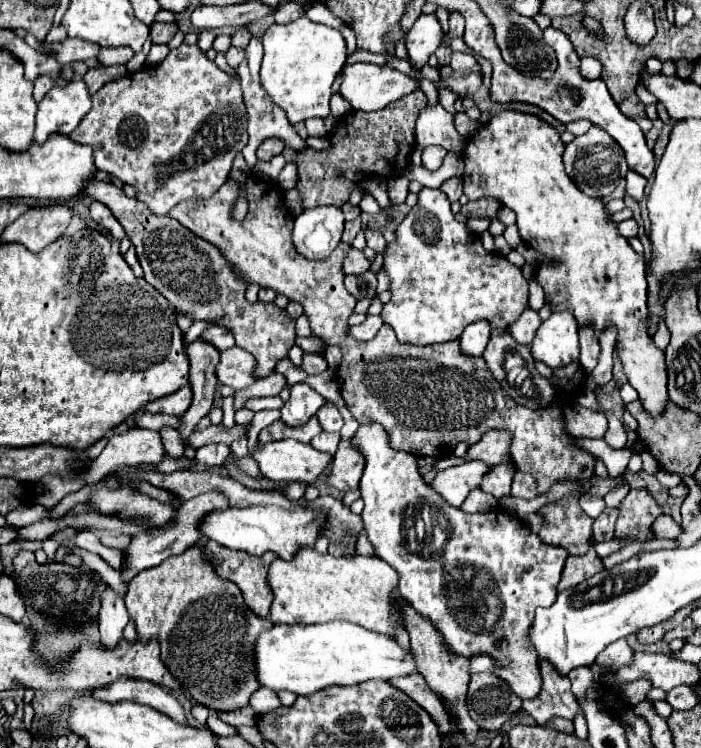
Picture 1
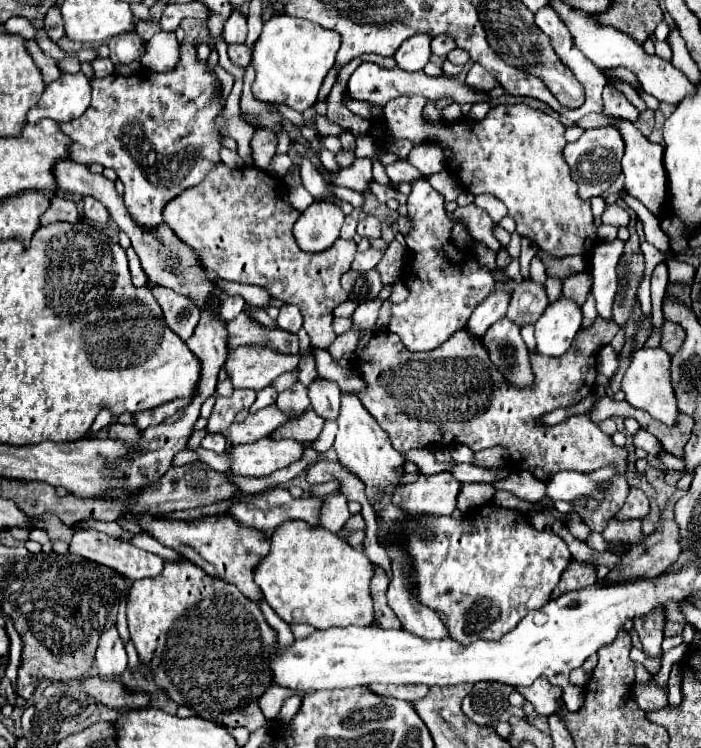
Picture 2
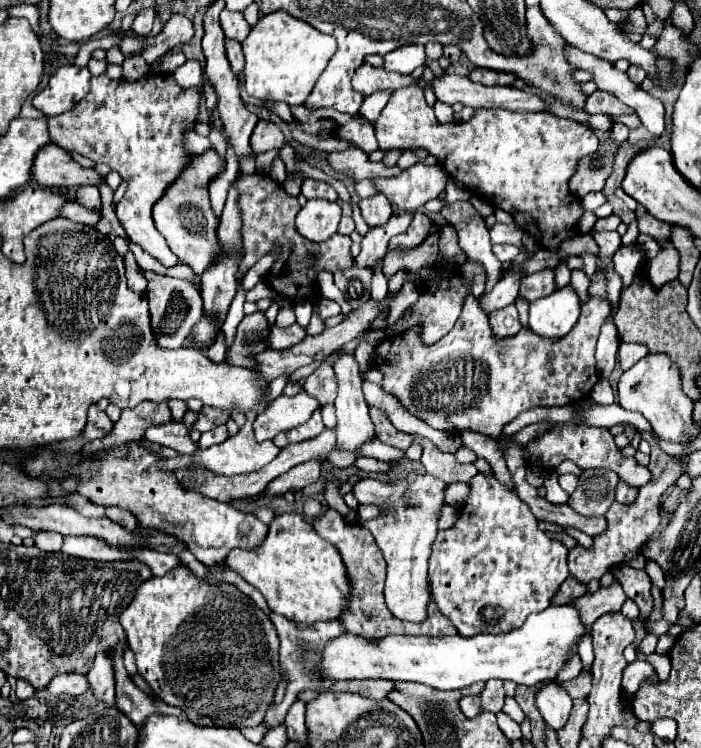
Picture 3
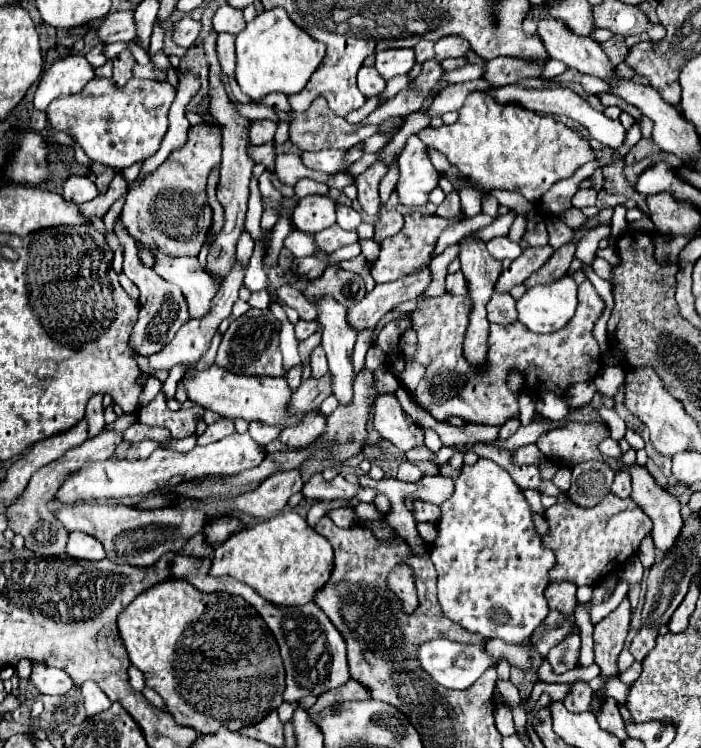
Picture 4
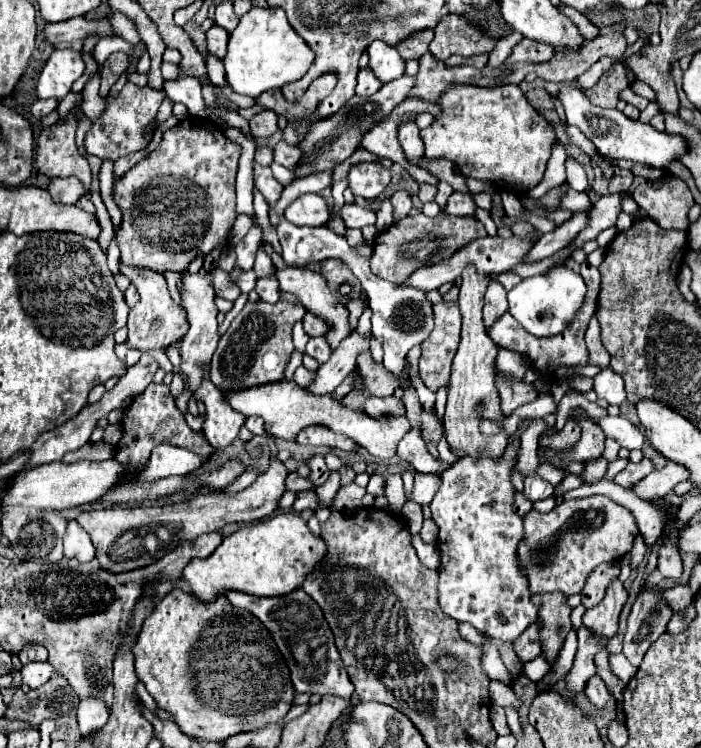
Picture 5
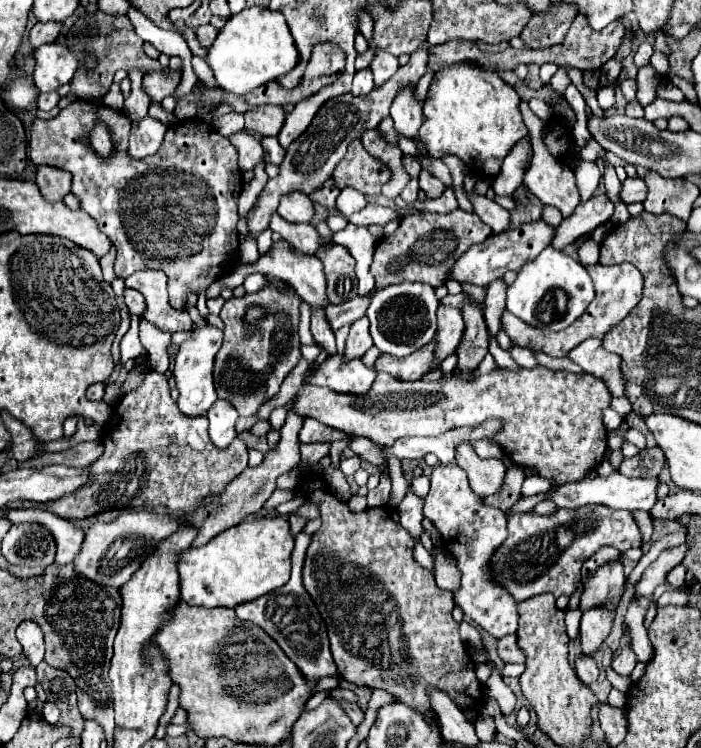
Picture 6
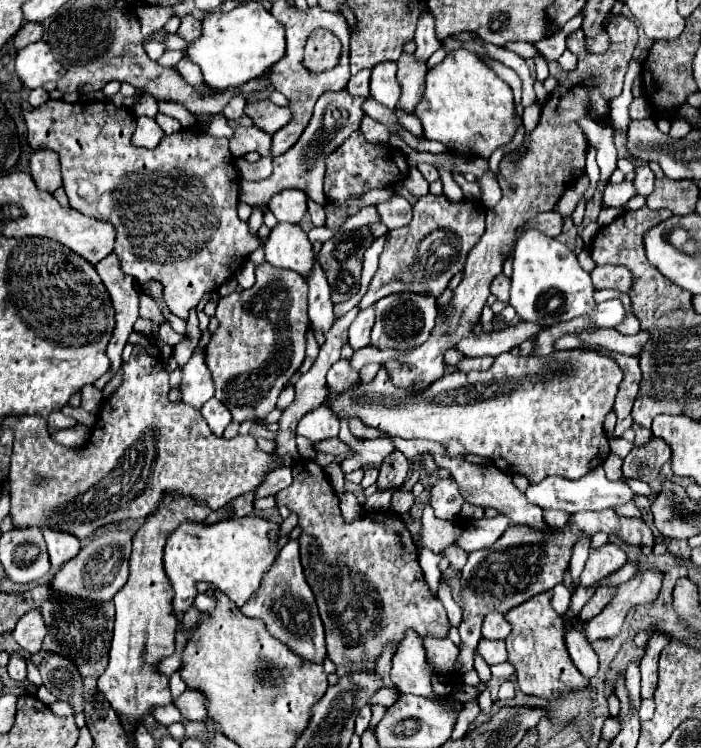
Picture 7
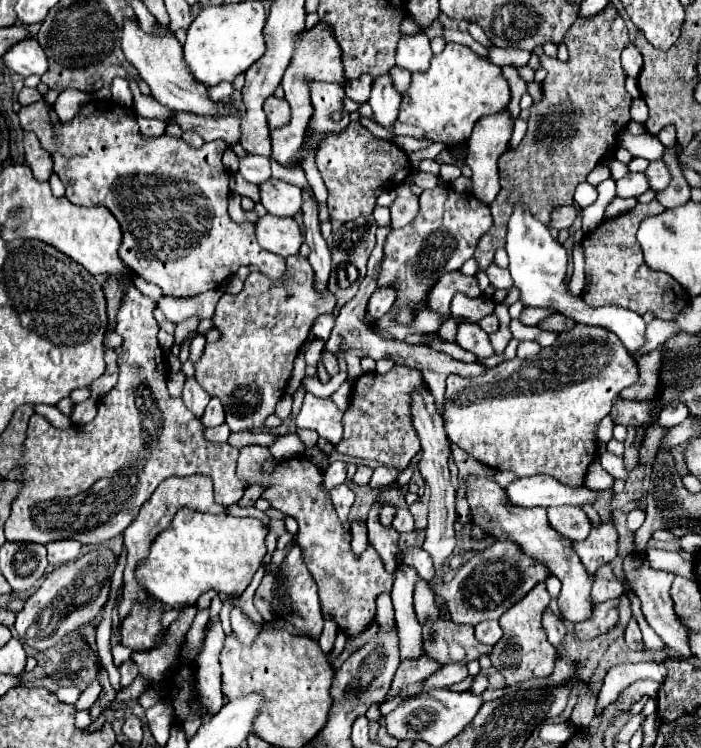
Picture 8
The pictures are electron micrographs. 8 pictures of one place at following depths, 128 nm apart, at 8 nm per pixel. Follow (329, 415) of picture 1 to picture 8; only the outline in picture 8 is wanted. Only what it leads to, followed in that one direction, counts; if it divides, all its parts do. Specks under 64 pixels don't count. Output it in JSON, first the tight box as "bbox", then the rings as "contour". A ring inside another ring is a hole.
{"bbox":[304,192,330,294],"contour":[[[304,192],[304,238],[310,246],[310,264],[314,270],[314,286],[320,294],[326,294],[326,286],[328,286],[328,276],[330,276],[330,250],[326,240],[320,234],[320,220],[318,220],[318,204],[314,202],[312,194]]]}

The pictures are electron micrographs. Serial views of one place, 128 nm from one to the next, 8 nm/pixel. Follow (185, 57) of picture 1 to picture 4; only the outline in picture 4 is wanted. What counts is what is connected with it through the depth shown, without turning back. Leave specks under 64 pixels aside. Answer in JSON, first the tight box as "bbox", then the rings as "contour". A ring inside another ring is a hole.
{"bbox":[46,76,220,318],"contour":[[[94,76],[82,92],[56,98],[46,114],[52,128],[76,138],[90,160],[124,170],[158,152],[168,130],[168,108],[174,96],[176,88],[170,82],[132,78],[118,88],[112,80]],[[160,250],[154,252],[154,272],[164,280],[178,284],[188,300],[190,316],[200,318],[208,314],[210,300],[214,298],[220,282],[214,274],[200,268],[198,258],[174,258],[162,254]]]}

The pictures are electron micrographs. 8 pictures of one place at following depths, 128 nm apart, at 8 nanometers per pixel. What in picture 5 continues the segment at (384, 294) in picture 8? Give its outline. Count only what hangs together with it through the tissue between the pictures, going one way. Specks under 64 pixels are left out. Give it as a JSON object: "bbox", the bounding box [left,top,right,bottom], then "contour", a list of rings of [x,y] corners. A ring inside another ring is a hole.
{"bbox":[308,332,370,396],"contour":[[[358,332],[342,340],[342,344],[332,352],[330,360],[316,370],[314,382],[308,386],[310,392],[318,396],[334,392],[338,384],[356,368],[356,356],[362,350],[368,350],[368,342],[370,338],[364,338]]]}

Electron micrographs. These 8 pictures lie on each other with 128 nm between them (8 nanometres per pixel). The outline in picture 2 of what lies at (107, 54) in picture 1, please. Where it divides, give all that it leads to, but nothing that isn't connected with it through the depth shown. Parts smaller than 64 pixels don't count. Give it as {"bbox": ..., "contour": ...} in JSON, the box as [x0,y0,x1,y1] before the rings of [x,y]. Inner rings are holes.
{"bbox":[110,34,144,66],"contour":[[[122,34],[114,36],[110,42],[110,60],[118,66],[120,64],[130,64],[134,60],[140,60],[144,54],[144,46],[138,34]]]}

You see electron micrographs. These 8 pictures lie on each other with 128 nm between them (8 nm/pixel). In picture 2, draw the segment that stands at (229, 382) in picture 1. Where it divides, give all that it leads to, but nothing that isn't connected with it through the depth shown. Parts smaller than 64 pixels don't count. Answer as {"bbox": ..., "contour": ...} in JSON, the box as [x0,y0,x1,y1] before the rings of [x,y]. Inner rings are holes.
{"bbox":[224,346,300,390],"contour":[[[242,346],[228,352],[228,360],[224,364],[228,378],[234,388],[262,390],[280,374],[296,370],[300,362],[300,354],[278,354],[270,348],[254,348]]]}

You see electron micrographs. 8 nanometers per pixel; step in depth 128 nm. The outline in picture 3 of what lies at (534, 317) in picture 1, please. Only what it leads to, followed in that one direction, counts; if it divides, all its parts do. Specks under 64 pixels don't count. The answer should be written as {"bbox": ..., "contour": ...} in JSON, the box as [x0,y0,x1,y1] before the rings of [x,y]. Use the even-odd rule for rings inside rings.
{"bbox":[518,270,554,302],"contour":[[[542,270],[542,272],[522,278],[518,296],[528,302],[534,302],[552,292],[554,292],[554,270]]]}

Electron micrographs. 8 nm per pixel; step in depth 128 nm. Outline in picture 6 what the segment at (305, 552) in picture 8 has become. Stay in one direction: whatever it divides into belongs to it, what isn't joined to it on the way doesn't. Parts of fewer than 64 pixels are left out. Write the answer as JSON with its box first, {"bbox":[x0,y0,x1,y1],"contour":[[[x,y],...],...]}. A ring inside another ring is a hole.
{"bbox":[302,478,484,724],"contour":[[[322,478],[308,482],[304,480],[304,488],[310,494],[308,500],[320,504],[322,526],[314,534],[308,548],[302,582],[328,626],[330,650],[342,678],[350,684],[366,686],[370,690],[386,690],[396,698],[396,702],[426,714],[430,722],[436,722],[436,714],[430,710],[430,696],[426,688],[438,688],[446,692],[452,702],[466,714],[466,720],[474,724],[484,702],[484,690],[476,678],[476,664],[468,654],[468,646],[458,634],[460,626],[452,618],[452,592],[438,590],[432,572],[414,560],[414,540],[410,532],[402,528],[398,510],[392,506],[378,506],[366,508],[362,512],[352,512],[346,502],[338,500],[324,486]]]}

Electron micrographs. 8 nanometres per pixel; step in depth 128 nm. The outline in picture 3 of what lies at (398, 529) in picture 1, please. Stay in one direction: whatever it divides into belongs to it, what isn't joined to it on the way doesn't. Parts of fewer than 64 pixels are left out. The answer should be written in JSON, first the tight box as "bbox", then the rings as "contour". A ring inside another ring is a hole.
{"bbox":[334,354,572,730],"contour":[[[338,354],[338,362],[334,364],[334,372],[338,376],[338,398],[334,402],[336,406],[336,450],[346,450],[346,452],[358,452],[358,448],[362,444],[366,444],[368,440],[376,438],[374,432],[374,424],[368,416],[368,404],[364,400],[362,394],[362,378],[360,378],[360,368],[354,356],[350,354]],[[478,474],[470,480],[470,498],[460,508],[460,516],[452,528],[438,530],[430,556],[430,594],[438,610],[456,626],[458,634],[468,638],[480,632],[506,634],[524,624],[532,612],[550,606],[550,598],[568,576],[568,548],[540,530],[530,508],[504,488],[494,476]],[[550,682],[540,690],[536,690],[536,708],[546,720],[546,724],[554,730],[568,722],[570,706],[572,706],[572,698],[558,682]]]}

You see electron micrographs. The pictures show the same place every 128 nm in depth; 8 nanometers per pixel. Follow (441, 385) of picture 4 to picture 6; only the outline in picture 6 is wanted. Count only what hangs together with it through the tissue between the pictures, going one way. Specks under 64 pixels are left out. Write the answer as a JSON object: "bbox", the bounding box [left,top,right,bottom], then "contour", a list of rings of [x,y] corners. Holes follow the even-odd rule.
{"bbox":[430,264,642,370],"contour":[[[594,264],[594,266],[586,266],[592,282],[594,282],[594,290],[596,296],[590,302],[590,306],[586,308],[586,312],[574,322],[570,324],[566,330],[562,332],[544,332],[544,330],[534,330],[532,326],[528,326],[526,322],[514,316],[505,310],[501,317],[501,326],[507,334],[514,334],[516,344],[520,344],[522,348],[528,348],[532,352],[544,352],[548,356],[568,356],[568,352],[578,346],[580,342],[584,342],[586,338],[602,338],[614,324],[618,324],[620,320],[624,320],[628,316],[628,312],[636,306],[636,302],[642,298],[642,274],[632,266],[632,264],[620,264],[620,266],[612,266],[612,268],[604,268],[602,264]],[[450,306],[438,308],[438,330],[436,330],[436,348],[434,348],[436,358],[430,366],[432,370],[440,368],[440,364],[450,354],[456,352],[464,328],[464,320],[458,308],[450,308]]]}

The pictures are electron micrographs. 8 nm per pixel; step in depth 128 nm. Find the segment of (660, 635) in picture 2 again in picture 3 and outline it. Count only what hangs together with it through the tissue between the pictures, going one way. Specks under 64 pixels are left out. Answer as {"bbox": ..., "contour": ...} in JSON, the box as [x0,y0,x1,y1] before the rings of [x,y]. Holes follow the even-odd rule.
{"bbox":[616,564,660,696],"contour":[[[624,564],[624,566],[618,568],[616,578],[624,586],[626,596],[632,598],[638,604],[640,616],[644,618],[644,626],[646,626],[646,620],[648,620],[648,616],[652,614],[652,608],[654,608],[654,600],[652,600],[652,594],[650,594],[652,582],[650,582],[648,574],[644,570],[636,570],[636,568]],[[632,662],[626,666],[624,670],[624,680],[622,680],[622,686],[628,694],[636,696],[636,690],[640,688],[642,682],[660,682],[654,666],[650,662]]]}

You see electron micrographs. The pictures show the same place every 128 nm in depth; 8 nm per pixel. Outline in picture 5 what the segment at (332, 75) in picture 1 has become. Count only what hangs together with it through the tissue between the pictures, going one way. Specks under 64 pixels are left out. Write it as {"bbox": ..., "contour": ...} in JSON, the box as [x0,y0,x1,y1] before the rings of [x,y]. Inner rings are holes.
{"bbox":[224,8,314,98],"contour":[[[252,8],[240,18],[240,24],[230,32],[228,52],[224,56],[226,78],[234,92],[258,98],[266,90],[278,90],[284,84],[296,82],[314,62],[314,52],[294,32],[282,8]]]}

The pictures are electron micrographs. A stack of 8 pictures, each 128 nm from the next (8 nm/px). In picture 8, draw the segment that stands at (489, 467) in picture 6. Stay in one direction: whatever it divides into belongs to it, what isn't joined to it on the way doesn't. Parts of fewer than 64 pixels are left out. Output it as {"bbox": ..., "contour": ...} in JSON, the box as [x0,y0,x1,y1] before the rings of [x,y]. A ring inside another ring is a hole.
{"bbox":[466,476,592,624],"contour":[[[484,476],[466,480],[466,500],[472,508],[474,524],[490,530],[496,540],[516,542],[526,554],[530,554],[538,562],[544,562],[550,568],[550,572],[562,582],[562,592],[558,596],[558,608],[560,608],[564,620],[576,624],[576,622],[590,618],[590,614],[592,614],[592,602],[590,602],[592,578],[586,574],[572,544],[550,526],[546,510],[518,508],[518,506],[510,504],[510,500],[506,498],[506,490],[502,486],[498,486],[492,478],[484,478]]]}

